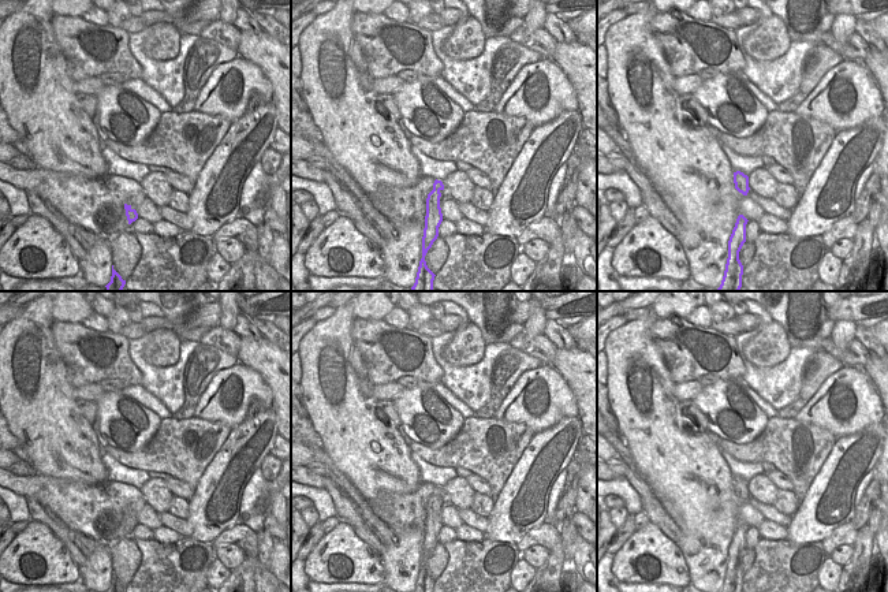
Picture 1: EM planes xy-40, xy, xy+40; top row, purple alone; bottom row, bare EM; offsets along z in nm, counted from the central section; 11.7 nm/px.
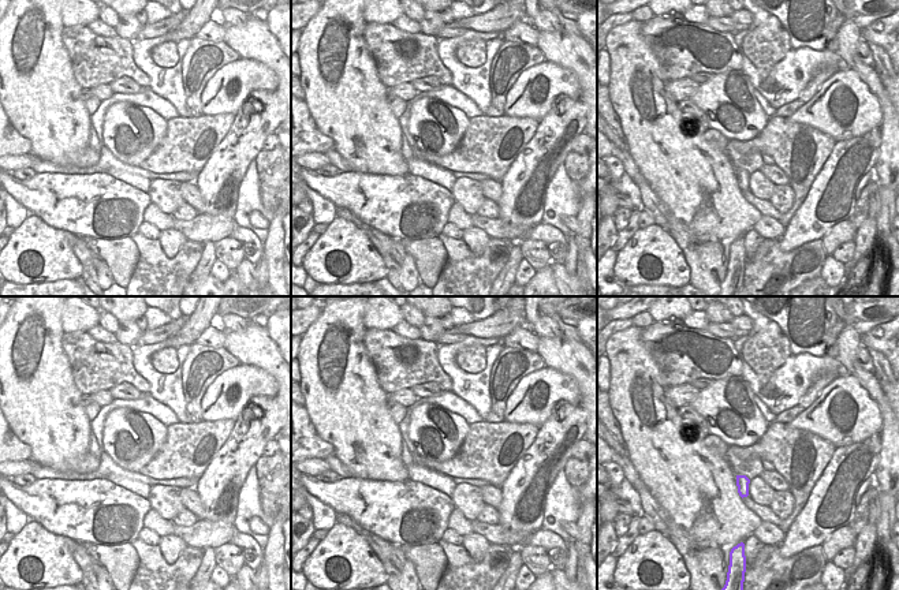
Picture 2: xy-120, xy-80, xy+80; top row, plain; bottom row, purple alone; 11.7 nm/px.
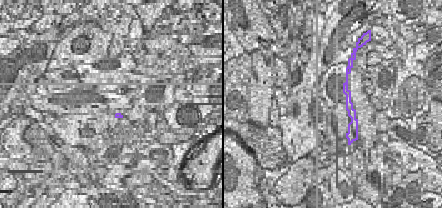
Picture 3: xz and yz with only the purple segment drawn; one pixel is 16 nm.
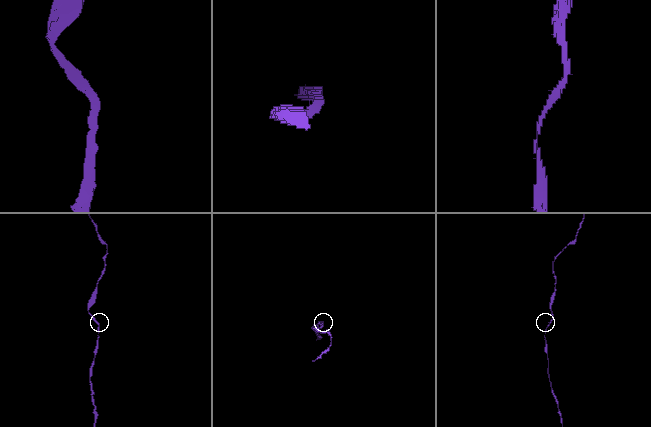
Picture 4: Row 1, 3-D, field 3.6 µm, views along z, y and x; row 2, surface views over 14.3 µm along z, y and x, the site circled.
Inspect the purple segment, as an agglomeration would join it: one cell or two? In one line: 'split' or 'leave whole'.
leave whole

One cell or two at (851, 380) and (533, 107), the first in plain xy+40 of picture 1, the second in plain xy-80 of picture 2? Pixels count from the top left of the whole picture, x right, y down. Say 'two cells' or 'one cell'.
one cell

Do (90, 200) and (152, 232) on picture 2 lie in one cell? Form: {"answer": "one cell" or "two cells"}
{"answer": "two cells"}

